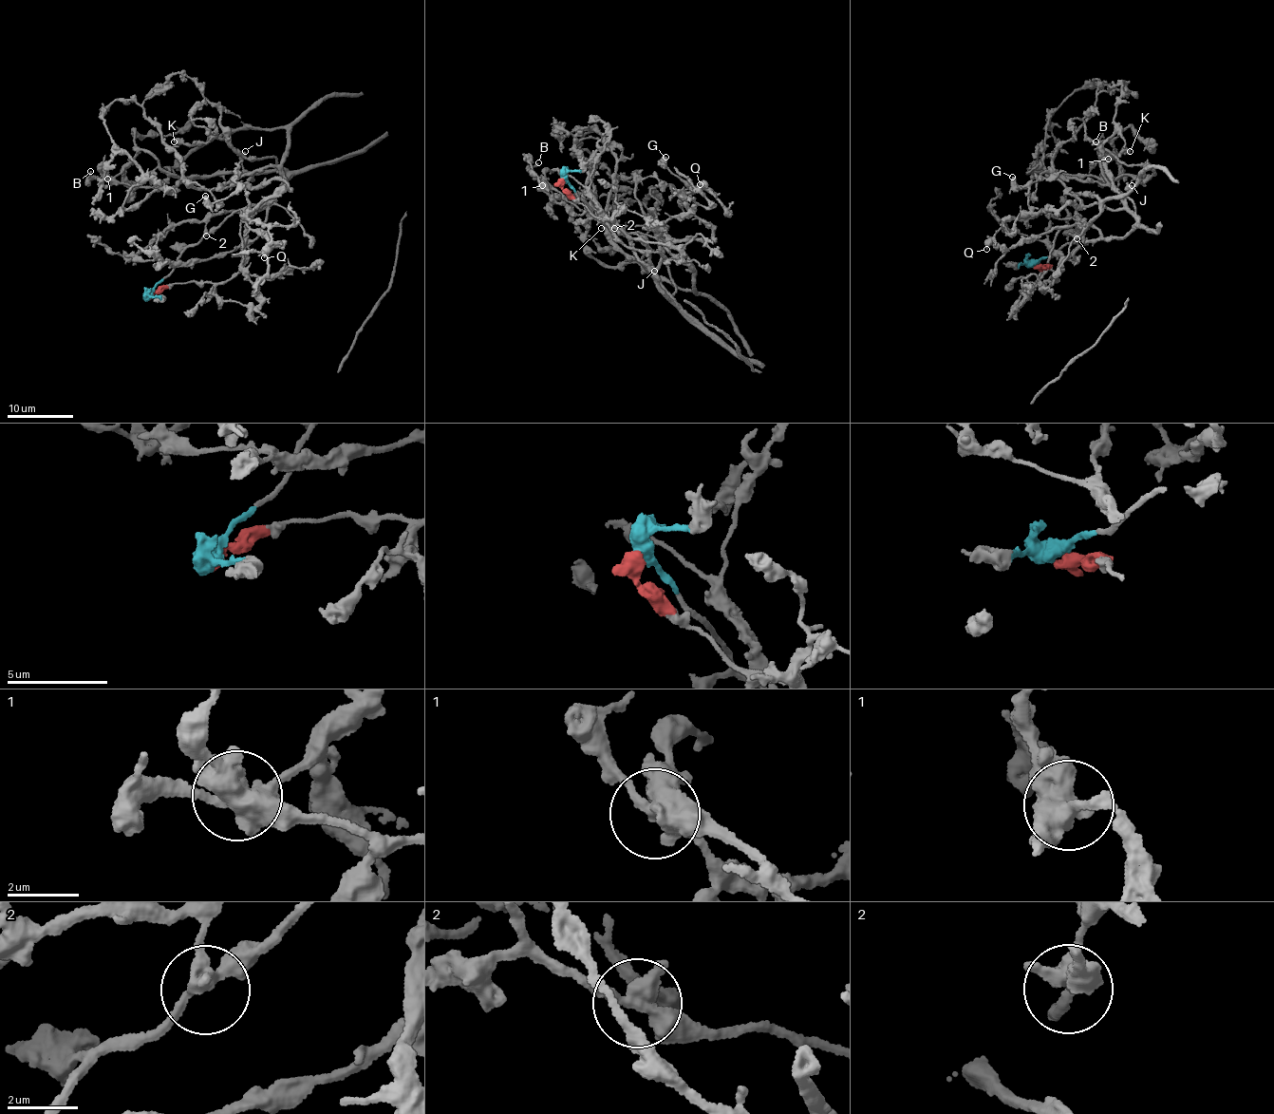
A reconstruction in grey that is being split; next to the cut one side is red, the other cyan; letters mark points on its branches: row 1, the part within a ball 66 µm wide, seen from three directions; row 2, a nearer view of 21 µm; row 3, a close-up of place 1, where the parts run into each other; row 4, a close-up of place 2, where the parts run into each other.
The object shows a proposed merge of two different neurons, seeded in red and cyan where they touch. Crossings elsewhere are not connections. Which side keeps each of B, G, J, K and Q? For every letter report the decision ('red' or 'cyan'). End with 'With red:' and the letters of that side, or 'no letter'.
B: red
G: red
J: red
K: cyan
Q: red
With red: B, G, J, Q

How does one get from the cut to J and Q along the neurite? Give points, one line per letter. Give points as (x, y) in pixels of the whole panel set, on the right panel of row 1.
J: (1037, 265), (1055, 272), (1052, 283), (1058, 265), (1086, 242), (1119, 239), (1135, 218), (1125, 200), (1132, 185)
Q: (1037, 265), (1055, 272), (1052, 283), (1080, 246), (1119, 239), (1136, 220), (1070, 201), (1004, 220), (986, 249)

